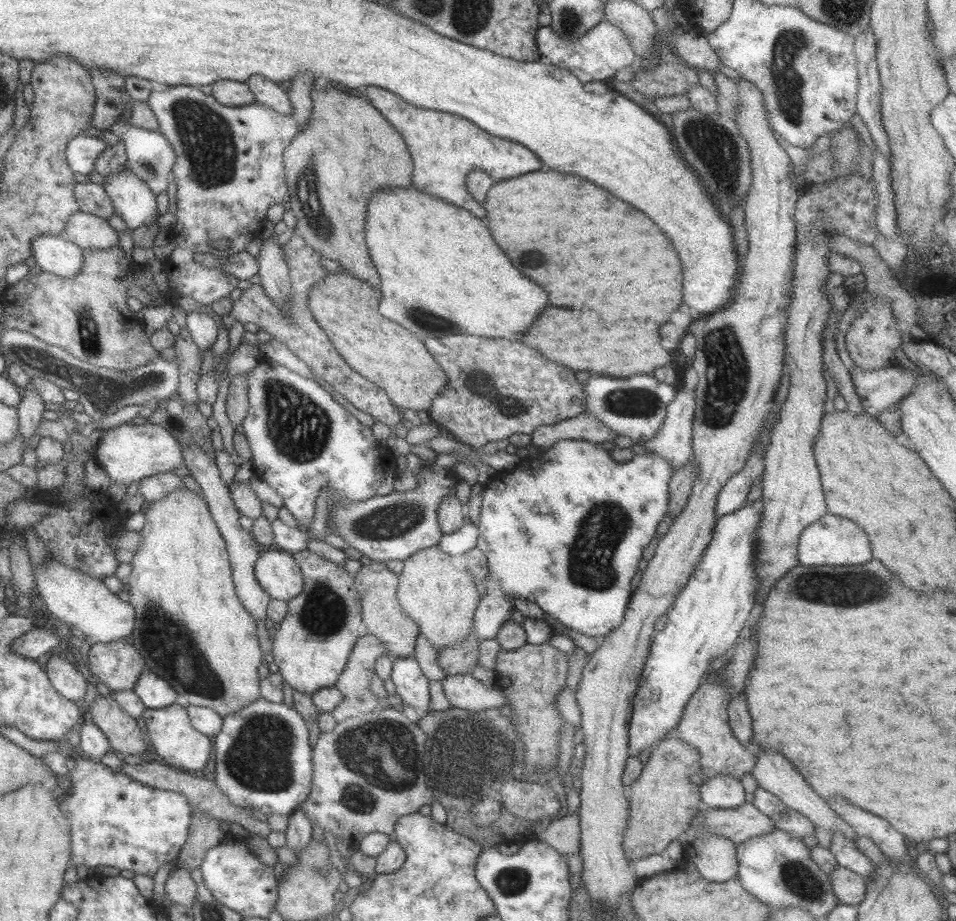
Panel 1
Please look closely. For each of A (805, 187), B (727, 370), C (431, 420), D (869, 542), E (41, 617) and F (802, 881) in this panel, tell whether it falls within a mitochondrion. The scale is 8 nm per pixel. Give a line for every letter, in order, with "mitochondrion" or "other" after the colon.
A: other
B: mitochondrion
C: other
D: other
E: other
F: mitochondrion

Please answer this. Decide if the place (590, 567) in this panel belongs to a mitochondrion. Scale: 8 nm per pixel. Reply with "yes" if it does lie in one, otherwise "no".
yes

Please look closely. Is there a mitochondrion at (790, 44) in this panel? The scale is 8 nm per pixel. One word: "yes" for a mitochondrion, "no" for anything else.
yes

